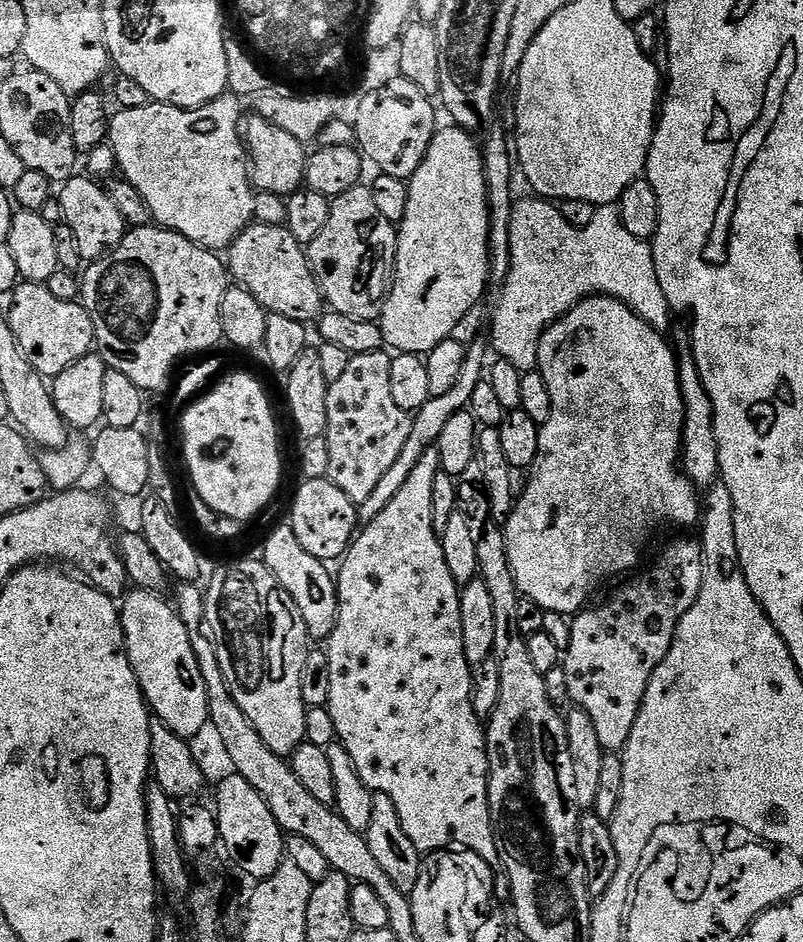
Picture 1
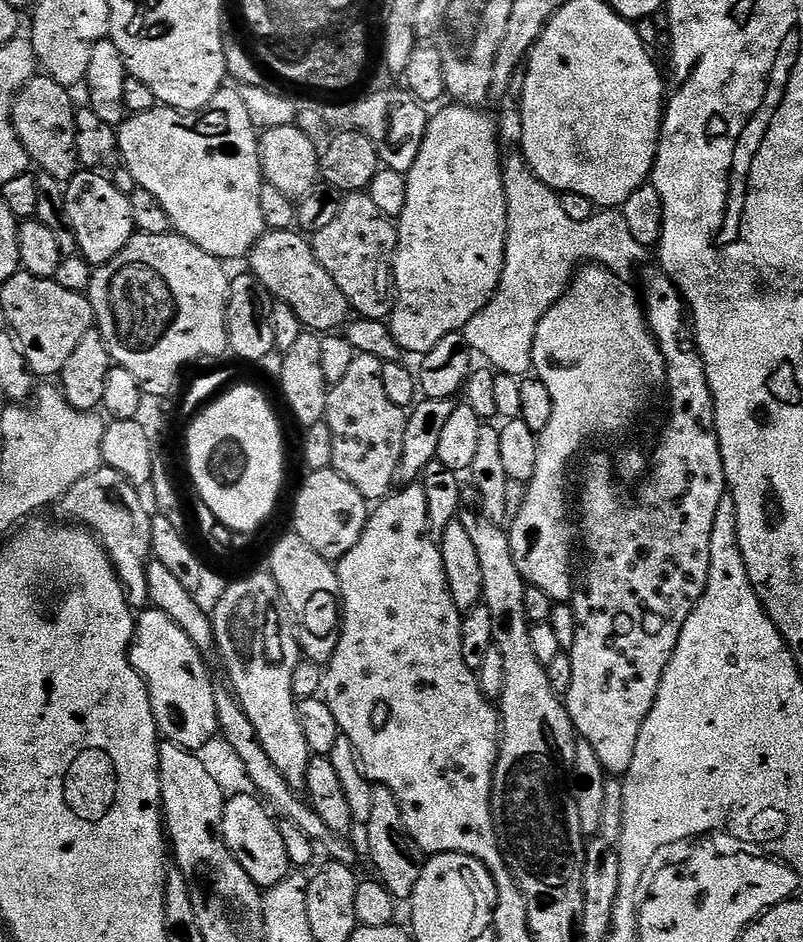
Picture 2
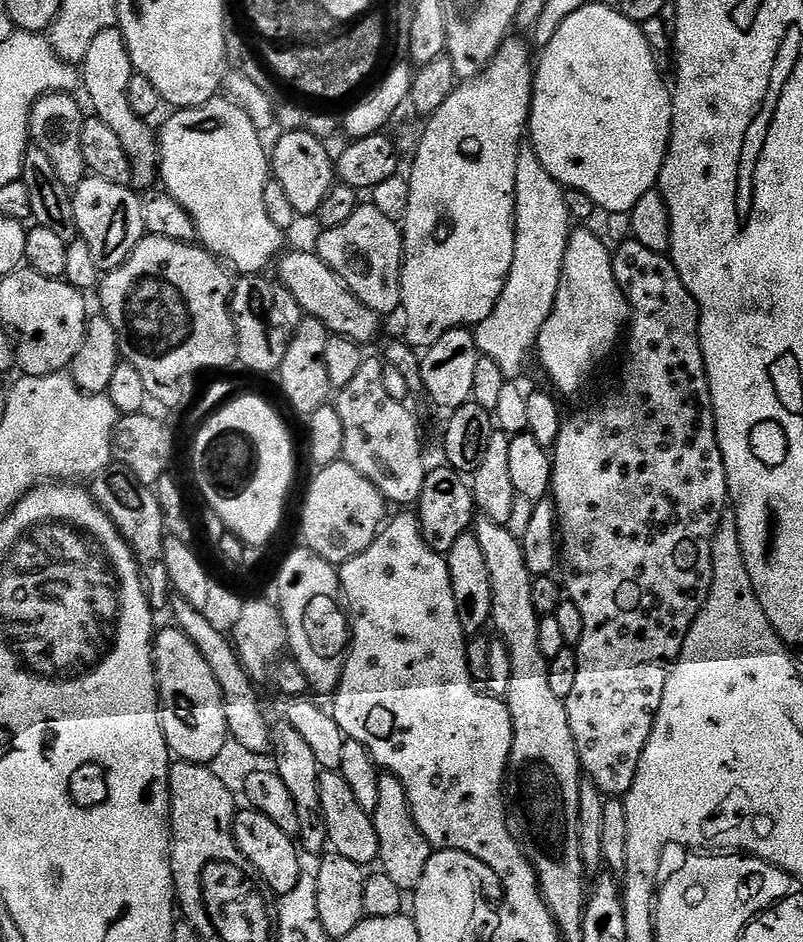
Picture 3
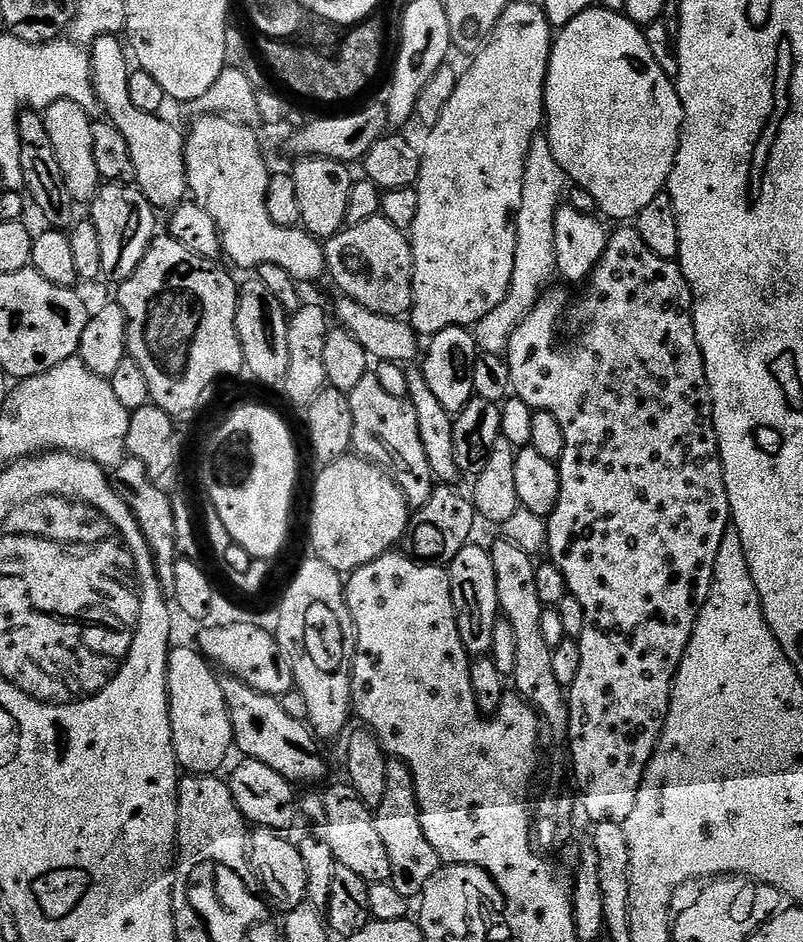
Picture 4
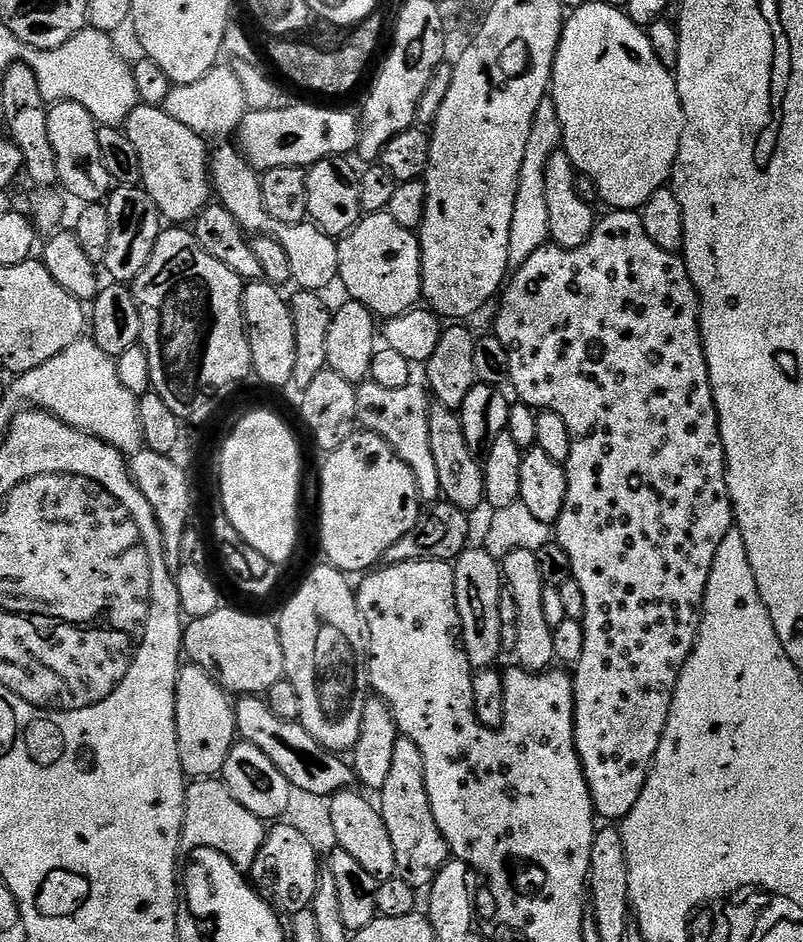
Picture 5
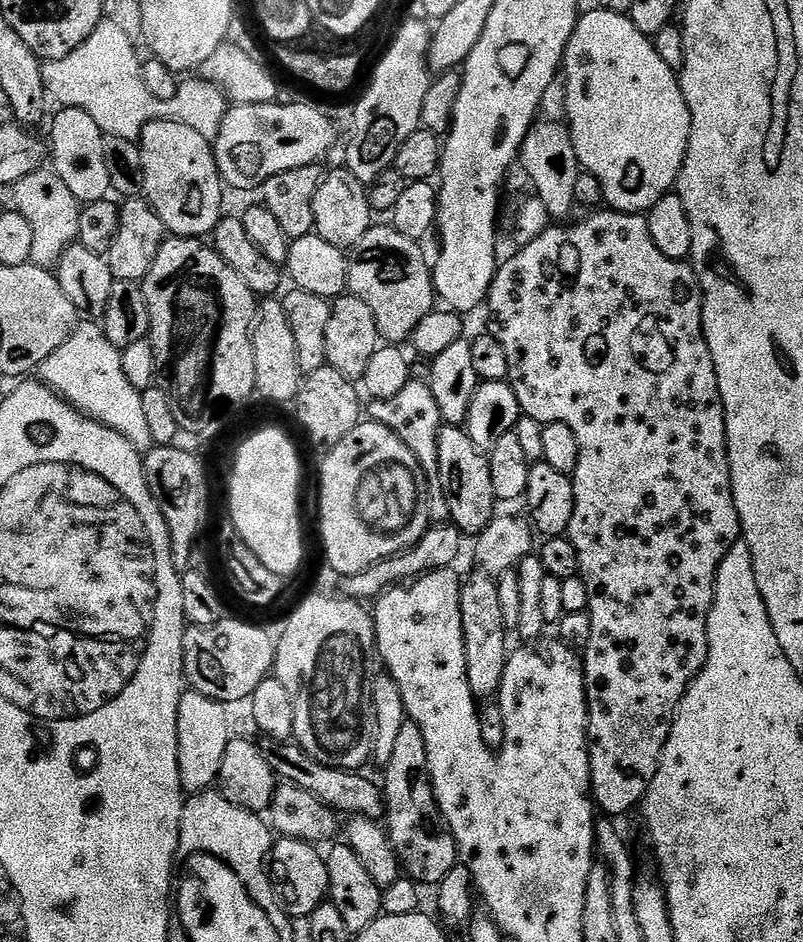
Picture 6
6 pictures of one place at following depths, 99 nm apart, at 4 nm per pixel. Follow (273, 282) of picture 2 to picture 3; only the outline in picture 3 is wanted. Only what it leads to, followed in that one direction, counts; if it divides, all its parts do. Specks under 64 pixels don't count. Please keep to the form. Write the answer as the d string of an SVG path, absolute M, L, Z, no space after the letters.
M285 251L278 260L278 265L280 264L278 280L286 290L294 294L305 316L318 318L318 322L322 322L322 326L326 326L331 335L345 336L356 344L367 346L380 332L381 313L370 310L370 306L363 304L315 251L287 252Z

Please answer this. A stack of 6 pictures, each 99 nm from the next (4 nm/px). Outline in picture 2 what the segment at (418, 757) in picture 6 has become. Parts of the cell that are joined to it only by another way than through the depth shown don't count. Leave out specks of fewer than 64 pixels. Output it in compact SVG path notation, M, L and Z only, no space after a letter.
M381 784L375 785L372 790L370 822L366 825L366 832L368 832L368 852L372 855L372 864L377 872L375 875L380 883L387 886L397 901L411 901L426 856L412 841L402 822L402 810L398 806L398 798L394 798L394 794L390 794L390 790L386 790L386 786Z

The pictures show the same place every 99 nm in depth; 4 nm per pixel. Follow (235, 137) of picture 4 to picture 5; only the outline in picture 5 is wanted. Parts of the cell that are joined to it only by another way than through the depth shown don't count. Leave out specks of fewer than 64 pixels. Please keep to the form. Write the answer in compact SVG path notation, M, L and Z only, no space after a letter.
M239 147L220 148L211 153L210 175L214 196L219 203L224 205L230 214L234 214L236 223L248 234L263 234L279 240L285 248L290 262L292 279L305 292L323 293L333 283L337 283L340 271L338 270L337 241L333 237L321 232L315 224L305 222L303 224L279 224L264 208L264 204L258 199L260 195L260 176L248 167L247 160L240 154Z

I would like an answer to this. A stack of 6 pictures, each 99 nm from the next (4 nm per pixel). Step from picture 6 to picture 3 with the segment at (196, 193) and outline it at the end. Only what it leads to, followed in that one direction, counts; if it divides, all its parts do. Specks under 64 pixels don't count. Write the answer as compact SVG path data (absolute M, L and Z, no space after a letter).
M119 27L107 28L105 32L98 34L98 38L94 38L94 42L90 42L90 50L86 50L82 65L82 92L84 88L96 111L93 112L95 119L106 122L106 126L110 126L114 134L118 134L129 160L132 161L132 184L140 189L157 183L158 136L155 131L148 129L149 125L145 121L136 117L134 110L130 110L128 87L133 75L132 59L128 57L128 47Z

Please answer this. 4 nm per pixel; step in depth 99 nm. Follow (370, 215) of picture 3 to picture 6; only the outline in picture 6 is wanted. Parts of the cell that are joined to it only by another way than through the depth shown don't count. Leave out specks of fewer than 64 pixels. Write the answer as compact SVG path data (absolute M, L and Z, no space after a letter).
M374 226L350 252L348 292L370 306L381 341L392 346L411 341L418 326L438 304L432 281L433 265L420 248L423 247L417 241L406 238L406 234L398 234L396 228Z

